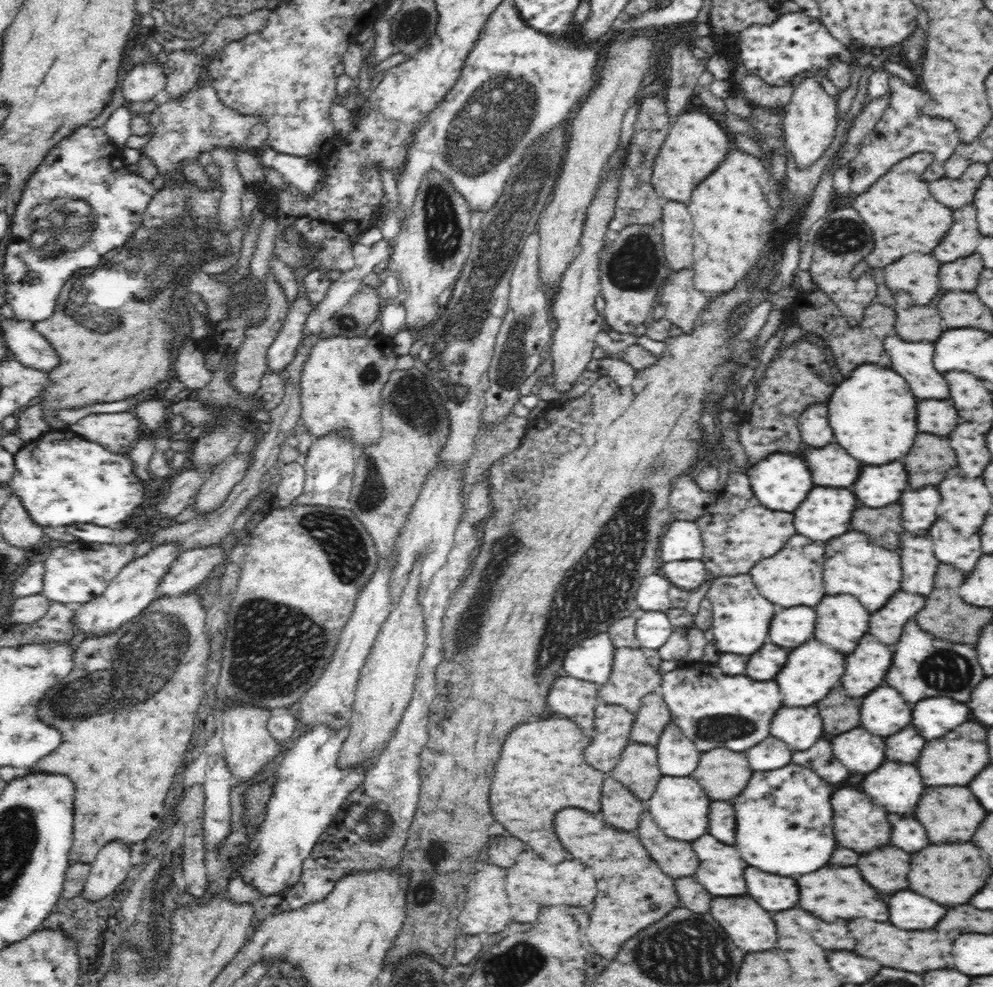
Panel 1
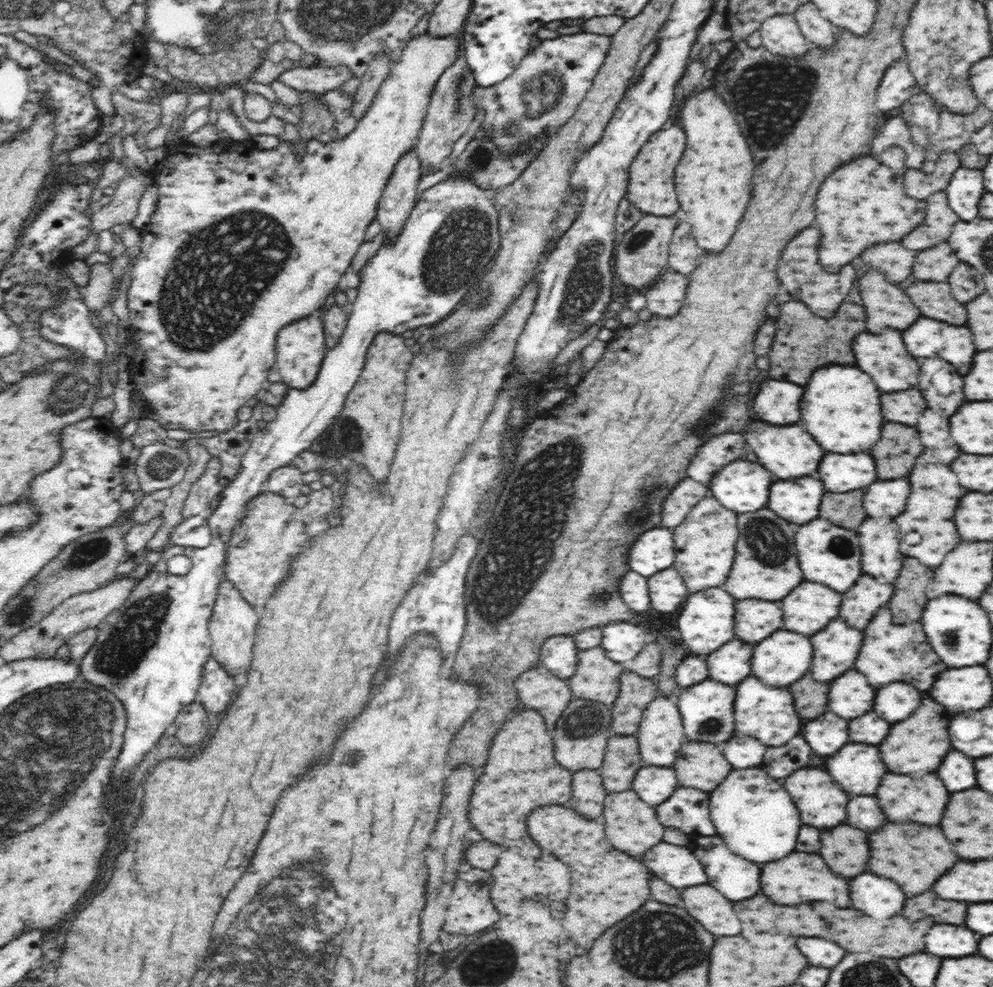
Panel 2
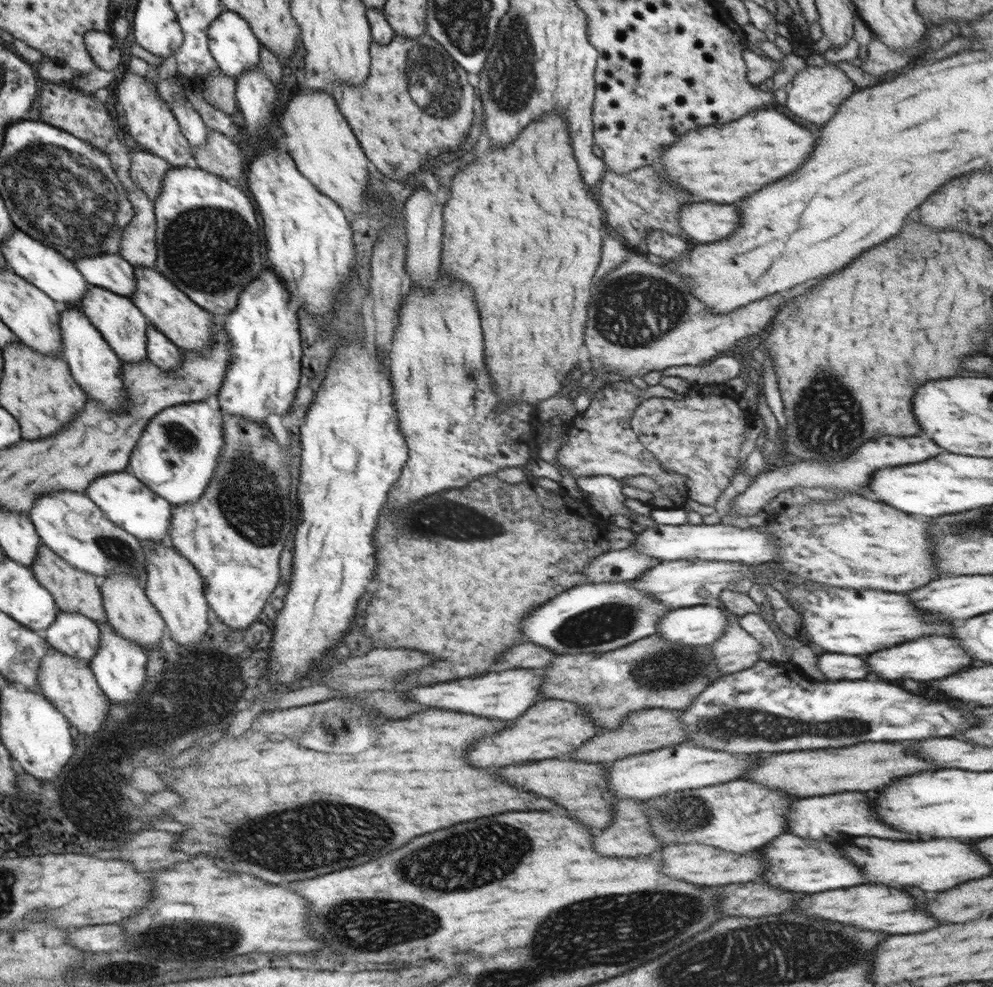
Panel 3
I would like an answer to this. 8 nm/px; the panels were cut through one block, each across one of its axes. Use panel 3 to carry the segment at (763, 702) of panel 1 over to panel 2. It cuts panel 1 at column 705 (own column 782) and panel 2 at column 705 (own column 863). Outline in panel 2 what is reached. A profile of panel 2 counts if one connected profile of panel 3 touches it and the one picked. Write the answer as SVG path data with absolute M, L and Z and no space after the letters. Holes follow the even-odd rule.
M704 680L681 689L677 705L684 722L683 731L688 736L685 740L718 744L734 737L734 696L736 696L736 690L732 686L726 686L714 680Z

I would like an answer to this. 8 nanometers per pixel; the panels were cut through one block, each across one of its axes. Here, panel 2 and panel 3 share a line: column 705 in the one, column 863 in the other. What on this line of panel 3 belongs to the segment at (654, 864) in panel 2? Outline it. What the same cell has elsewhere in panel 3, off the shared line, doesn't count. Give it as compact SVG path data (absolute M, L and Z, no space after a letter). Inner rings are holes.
M784 833L768 842L768 846L762 852L764 852L766 860L772 862L772 866L764 874L764 882L782 886L788 892L814 894L836 890L836 888L850 888L850 886L868 882L868 878L864 878L862 870L858 866L854 866L842 853L838 843L812 840L794 833Z

